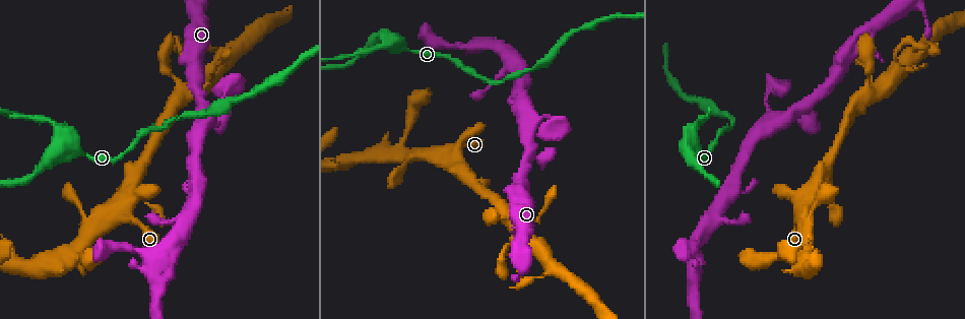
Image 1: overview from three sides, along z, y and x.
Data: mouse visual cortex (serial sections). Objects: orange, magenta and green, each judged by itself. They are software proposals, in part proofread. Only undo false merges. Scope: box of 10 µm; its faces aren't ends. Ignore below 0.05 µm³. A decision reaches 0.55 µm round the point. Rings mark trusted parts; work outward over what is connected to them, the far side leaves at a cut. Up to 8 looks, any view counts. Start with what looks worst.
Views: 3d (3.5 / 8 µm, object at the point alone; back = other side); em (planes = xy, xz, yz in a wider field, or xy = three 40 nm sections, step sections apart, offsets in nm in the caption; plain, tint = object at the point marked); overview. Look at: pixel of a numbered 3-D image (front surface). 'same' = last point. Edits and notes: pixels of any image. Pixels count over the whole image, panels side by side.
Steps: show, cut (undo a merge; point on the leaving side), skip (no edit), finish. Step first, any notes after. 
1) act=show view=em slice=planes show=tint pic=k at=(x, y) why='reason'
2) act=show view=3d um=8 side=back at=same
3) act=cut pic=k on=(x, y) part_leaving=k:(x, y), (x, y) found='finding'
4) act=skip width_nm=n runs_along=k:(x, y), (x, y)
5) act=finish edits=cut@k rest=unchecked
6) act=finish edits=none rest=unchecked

act=show view=3d um=3.5 pic=1 at=(65, 148) why='arms part here'

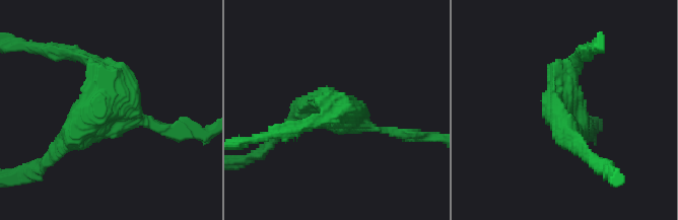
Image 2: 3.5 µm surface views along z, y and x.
act=show view=em slice=xy step=2 show=tint pic=2 at=(112, 107) why='shape alone is not enough'

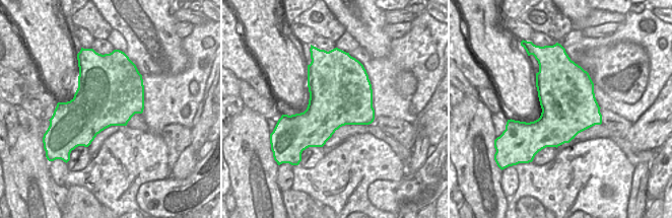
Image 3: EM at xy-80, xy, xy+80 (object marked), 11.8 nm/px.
act=skip runs_along=2:(166, 128), (107, 105), (60, 146) found='continuous, no second cell'

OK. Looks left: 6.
act=show view=3d um=8 pic=1 at=(460, 169) why='thick turns thin'

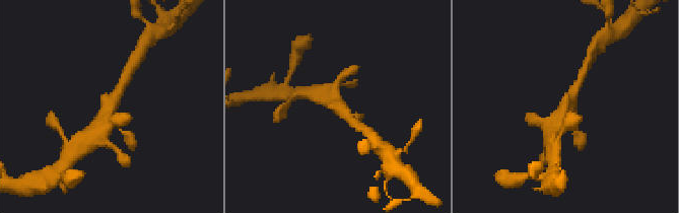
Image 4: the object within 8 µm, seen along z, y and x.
act=show view=3d um=3.5 at=same

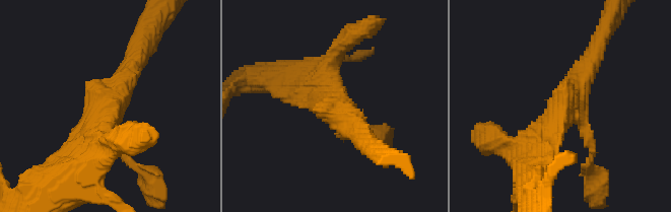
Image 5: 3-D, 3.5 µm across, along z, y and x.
act=skip arms=3 runs_along=5:(83, 164), (139, 56) found='all the same cell'

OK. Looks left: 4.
act=show view=3d um=3.5 pic=1 at=(895, 53) why='sudden change in width'

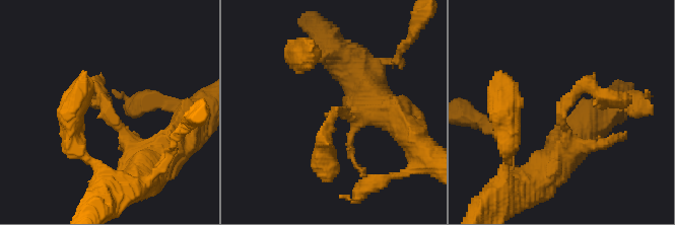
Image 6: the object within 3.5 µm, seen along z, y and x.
act=show view=em slice=planes show=tint pic=6 at=(106, 109) why='now the EM'

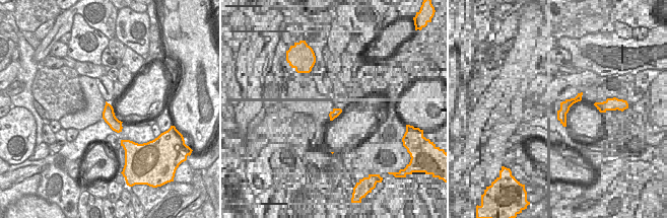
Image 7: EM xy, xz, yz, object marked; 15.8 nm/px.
act=skip runs_along=6:(555, 161), (565, 98), (610, 98) found='continuous, no second cell'

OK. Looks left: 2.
act=finish edits=none rest=unchecked

